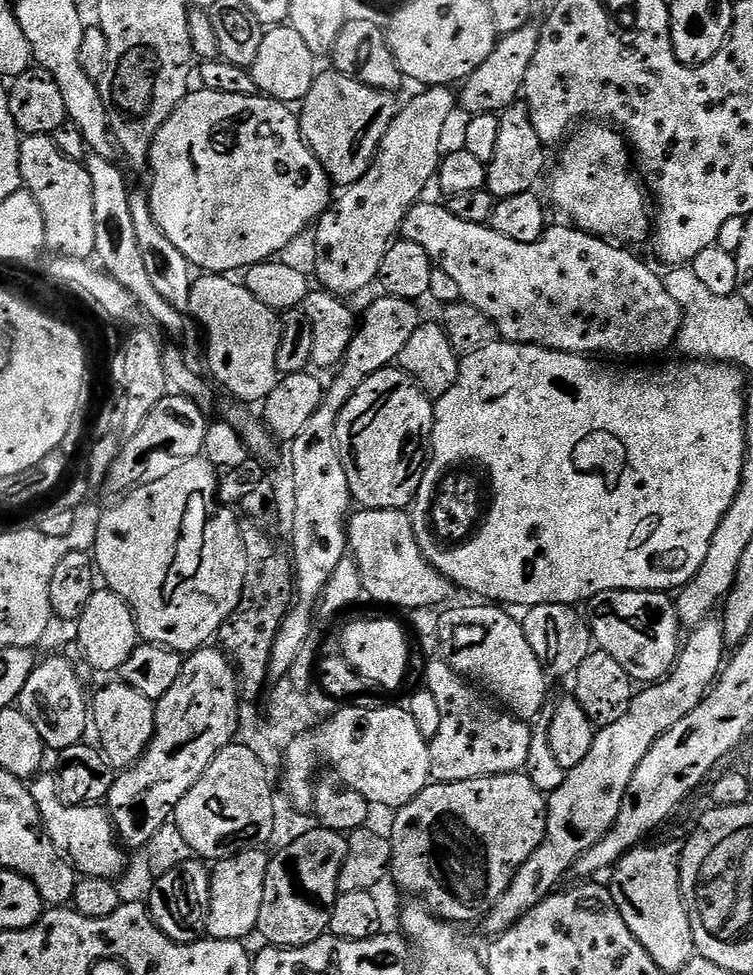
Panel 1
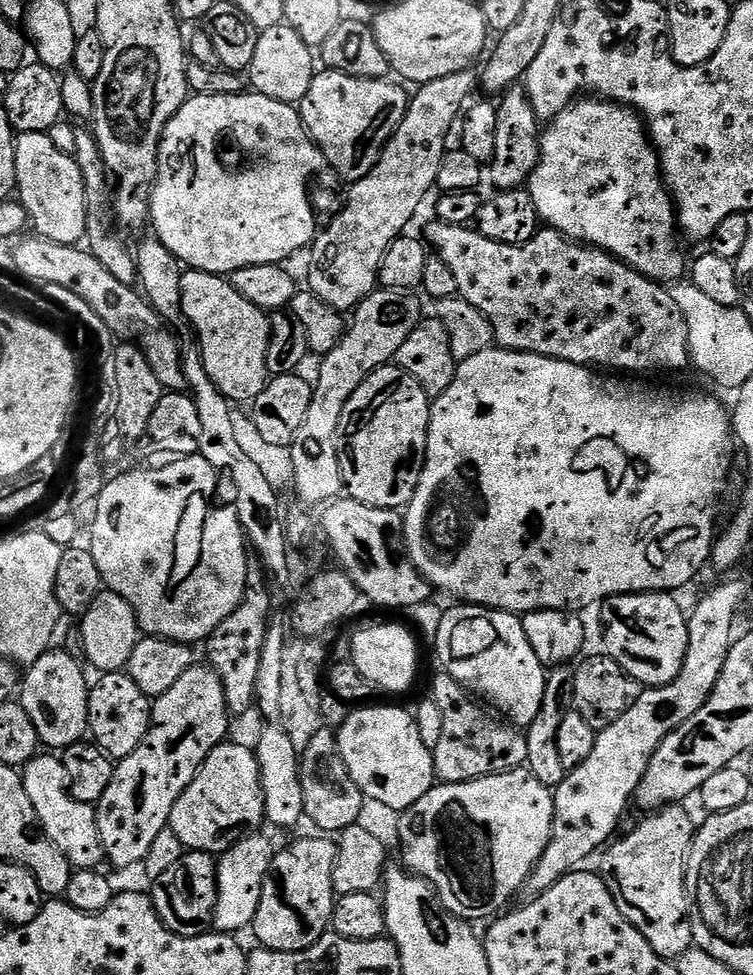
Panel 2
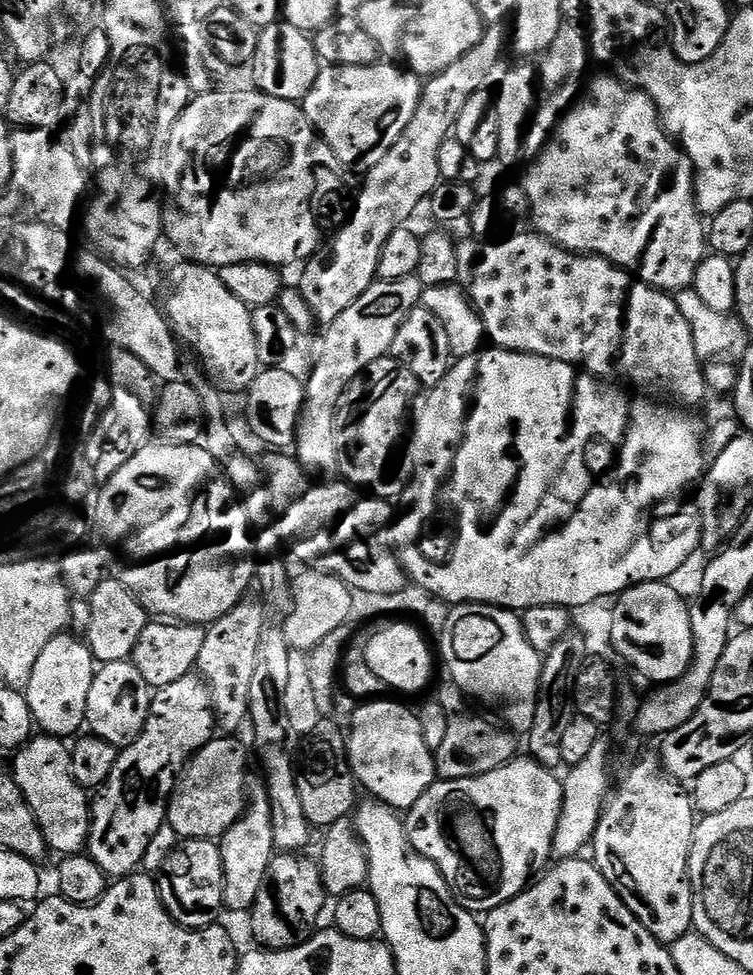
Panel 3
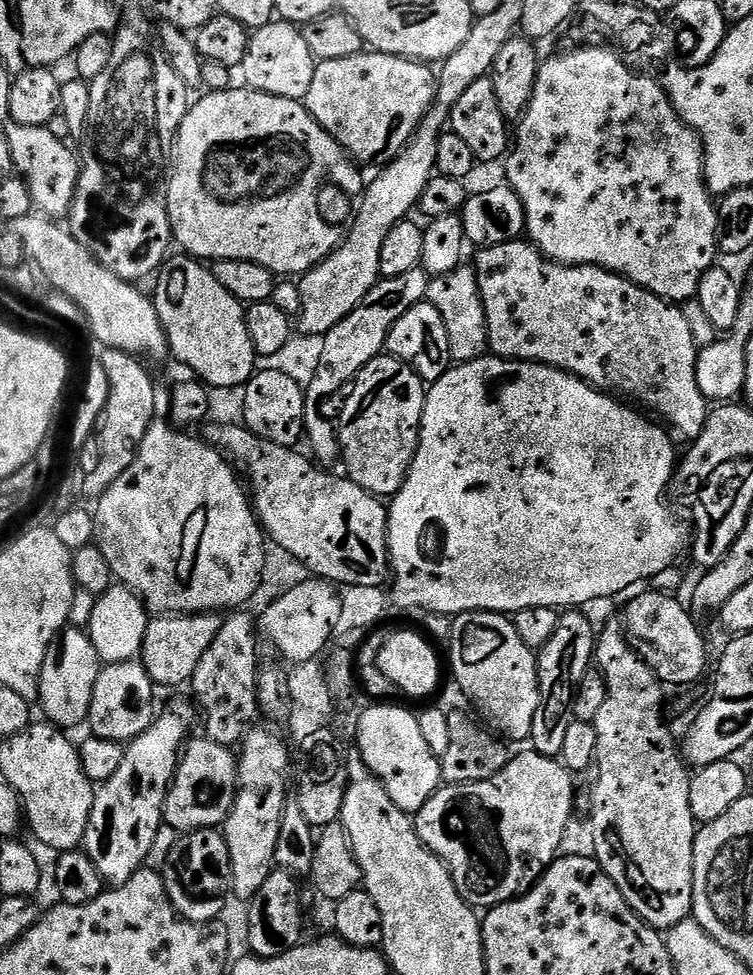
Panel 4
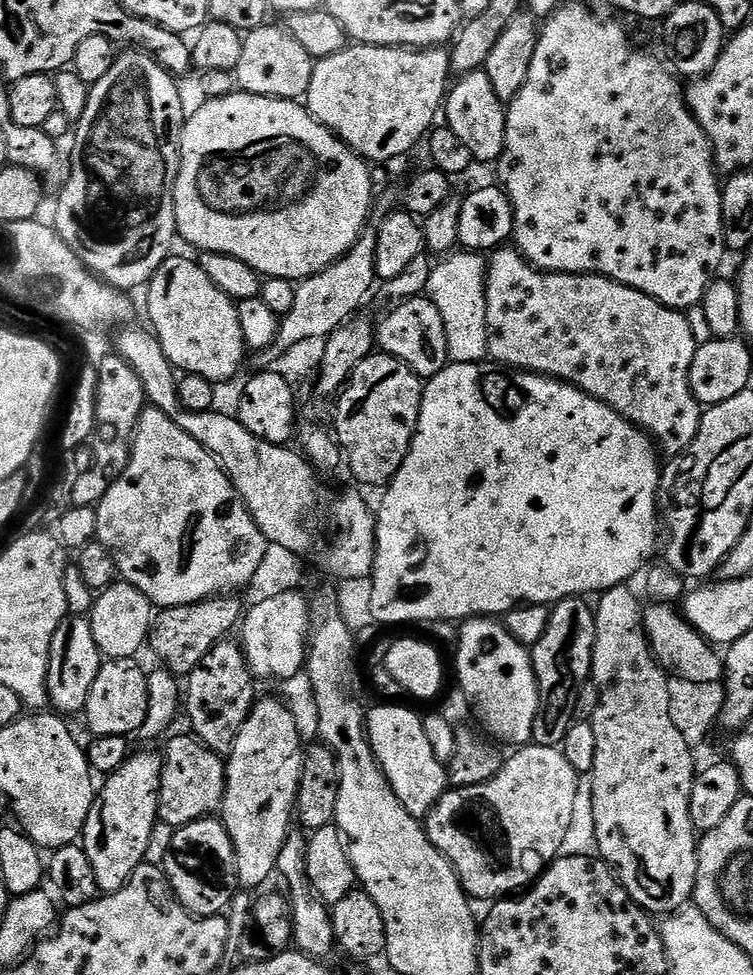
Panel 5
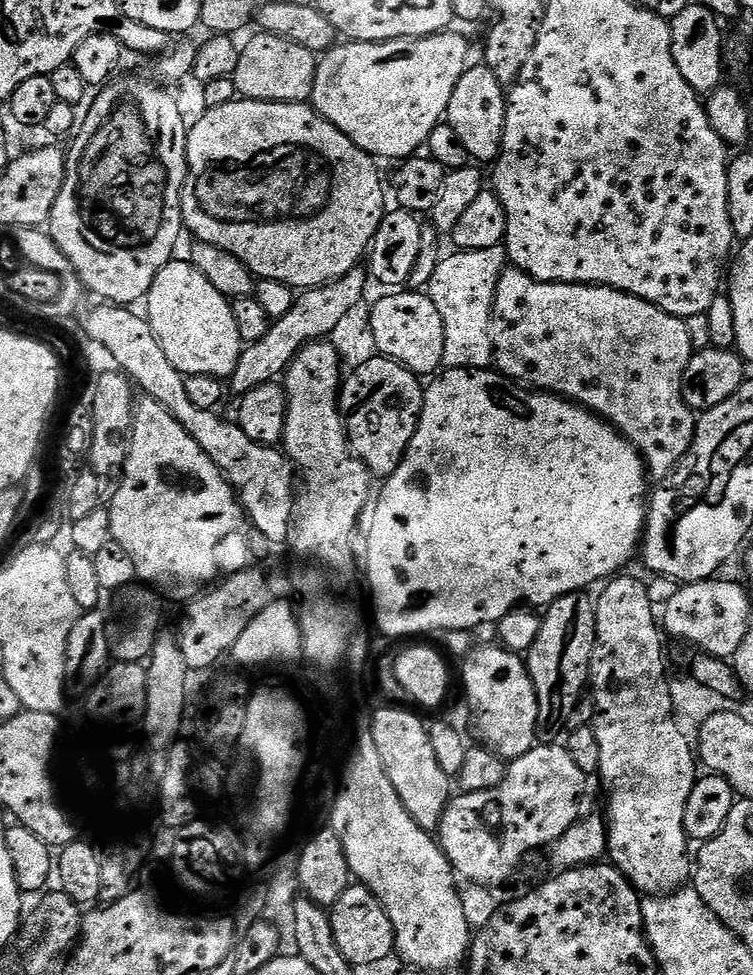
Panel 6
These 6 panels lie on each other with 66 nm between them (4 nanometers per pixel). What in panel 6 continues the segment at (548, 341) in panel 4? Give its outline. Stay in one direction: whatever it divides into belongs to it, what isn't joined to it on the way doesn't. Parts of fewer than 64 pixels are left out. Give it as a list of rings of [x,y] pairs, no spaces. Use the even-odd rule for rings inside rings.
[[[511,266],[500,273],[492,314],[492,354],[495,367],[499,371],[503,372],[508,379],[517,381],[521,385],[541,392],[551,392],[553,396],[562,396],[565,400],[579,404],[581,408],[595,412],[597,416],[607,420],[617,432],[624,435],[639,450],[640,455],[644,458],[648,475],[653,481],[664,482],[671,477],[672,473],[676,471],[676,465],[679,464],[680,459],[690,450],[692,440],[696,436],[697,417],[683,400],[682,392],[683,375],[686,374],[687,364],[694,353],[690,330],[685,321],[679,320],[677,316],[666,314],[666,310],[662,310],[642,298],[619,292],[617,288],[603,288],[600,284],[551,284],[535,280],[534,277],[525,274],[521,268]]]

